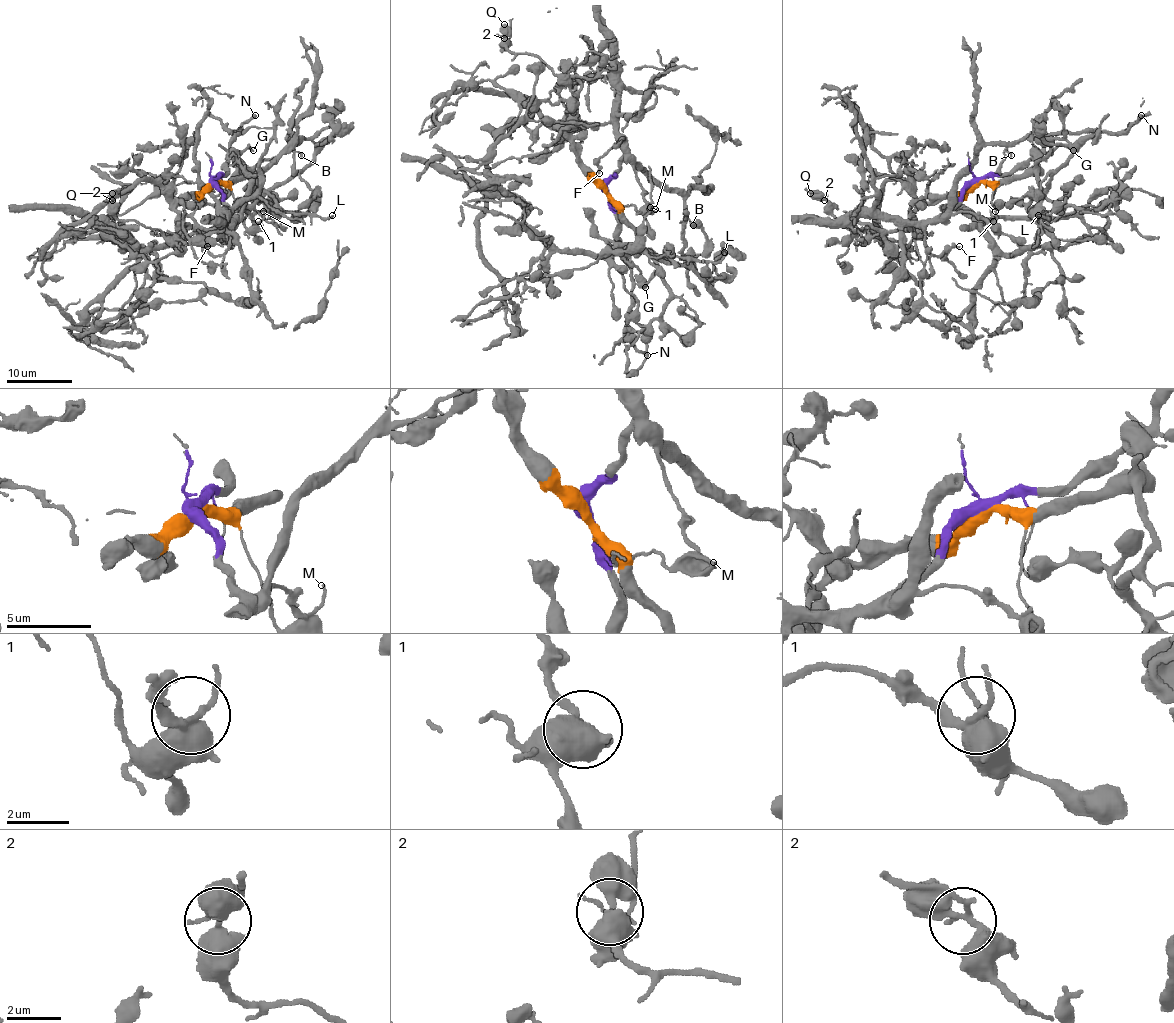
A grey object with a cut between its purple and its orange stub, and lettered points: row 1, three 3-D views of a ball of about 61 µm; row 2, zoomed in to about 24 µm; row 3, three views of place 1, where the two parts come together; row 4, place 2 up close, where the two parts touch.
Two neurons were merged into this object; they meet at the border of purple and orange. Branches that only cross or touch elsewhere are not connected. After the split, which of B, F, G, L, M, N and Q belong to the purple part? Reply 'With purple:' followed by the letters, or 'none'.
With purple: B, F, G, M, N

